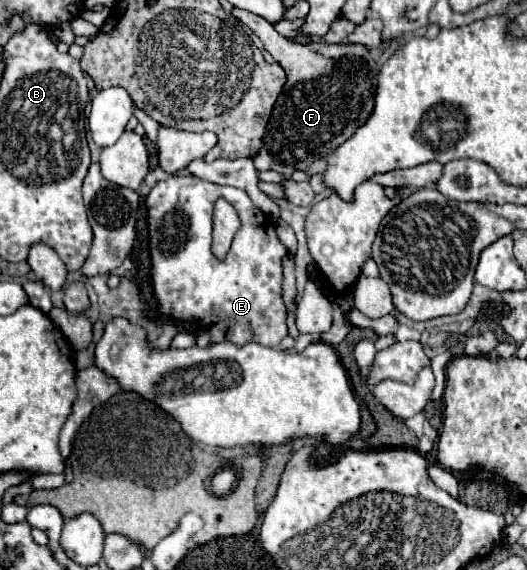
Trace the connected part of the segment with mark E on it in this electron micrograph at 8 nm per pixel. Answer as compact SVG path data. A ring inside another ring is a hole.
M171 175L169 179L157 183L147 195L147 211L153 261L153 289L159 301L159 311L165 315L173 315L181 321L201 319L201 323L211 333L211 343L231 341L235 345L243 345L249 341L257 341L265 347L279 347L281 339L287 335L287 311L281 299L281 259L287 255L287 249L279 241L275 225L251 203L249 195L237 187L211 185L209 181L195 175ZM219 197L227 199L241 219L241 229L235 233L225 261L219 261L211 251L211 215L213 205Z

